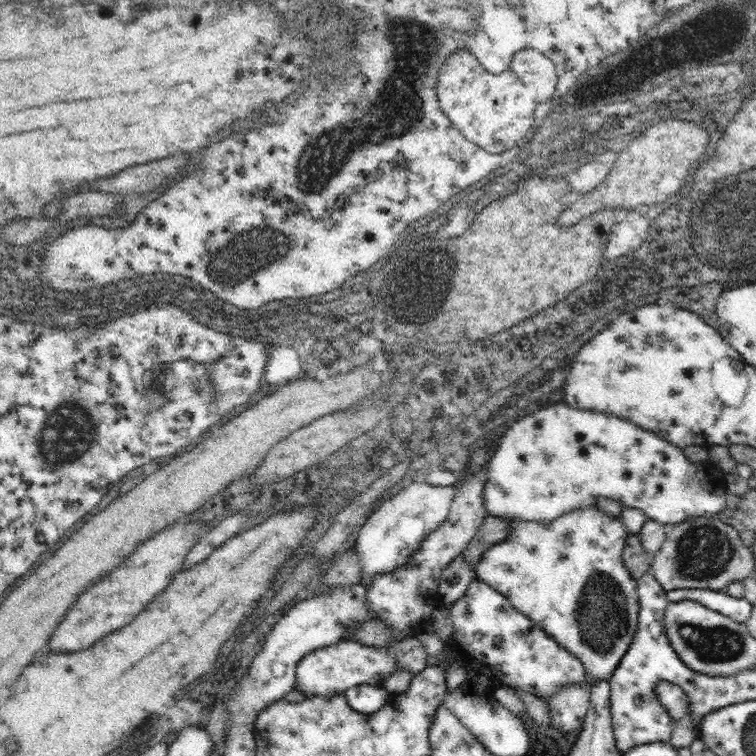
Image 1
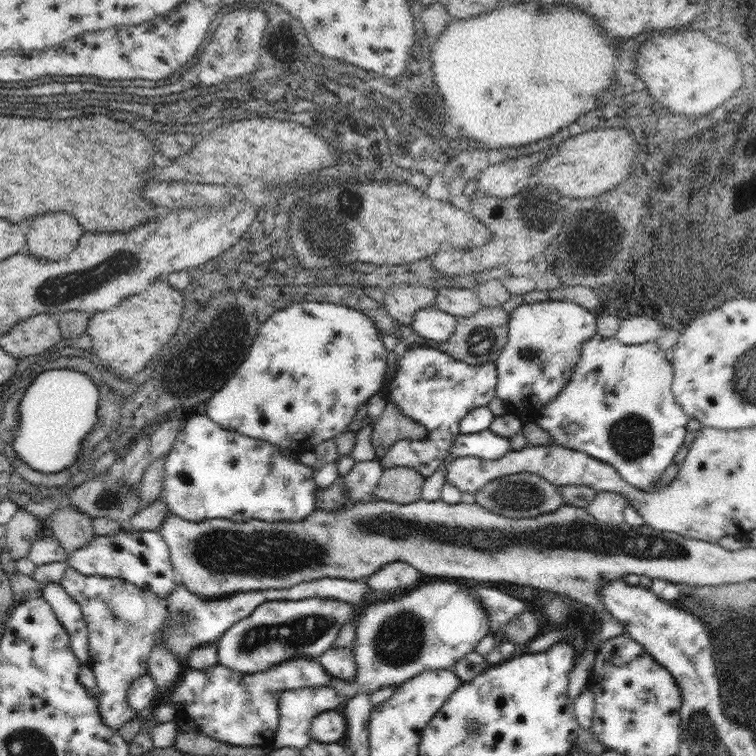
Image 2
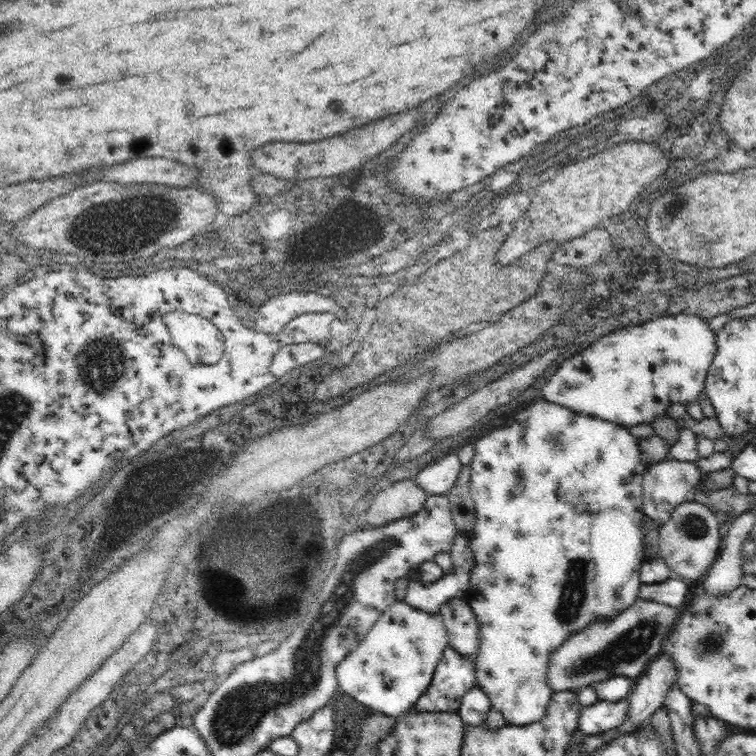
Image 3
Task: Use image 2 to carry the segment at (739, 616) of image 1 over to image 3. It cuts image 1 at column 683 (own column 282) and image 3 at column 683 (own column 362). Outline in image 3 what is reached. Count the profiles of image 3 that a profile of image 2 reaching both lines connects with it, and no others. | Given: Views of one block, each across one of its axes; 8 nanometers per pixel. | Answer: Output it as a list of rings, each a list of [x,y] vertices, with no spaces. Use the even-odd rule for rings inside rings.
[[[670,576],[668,580],[660,584],[642,584],[640,586],[640,598],[668,604],[680,610],[682,610],[682,604],[686,602],[686,592],[688,592],[688,582],[676,576]]]

